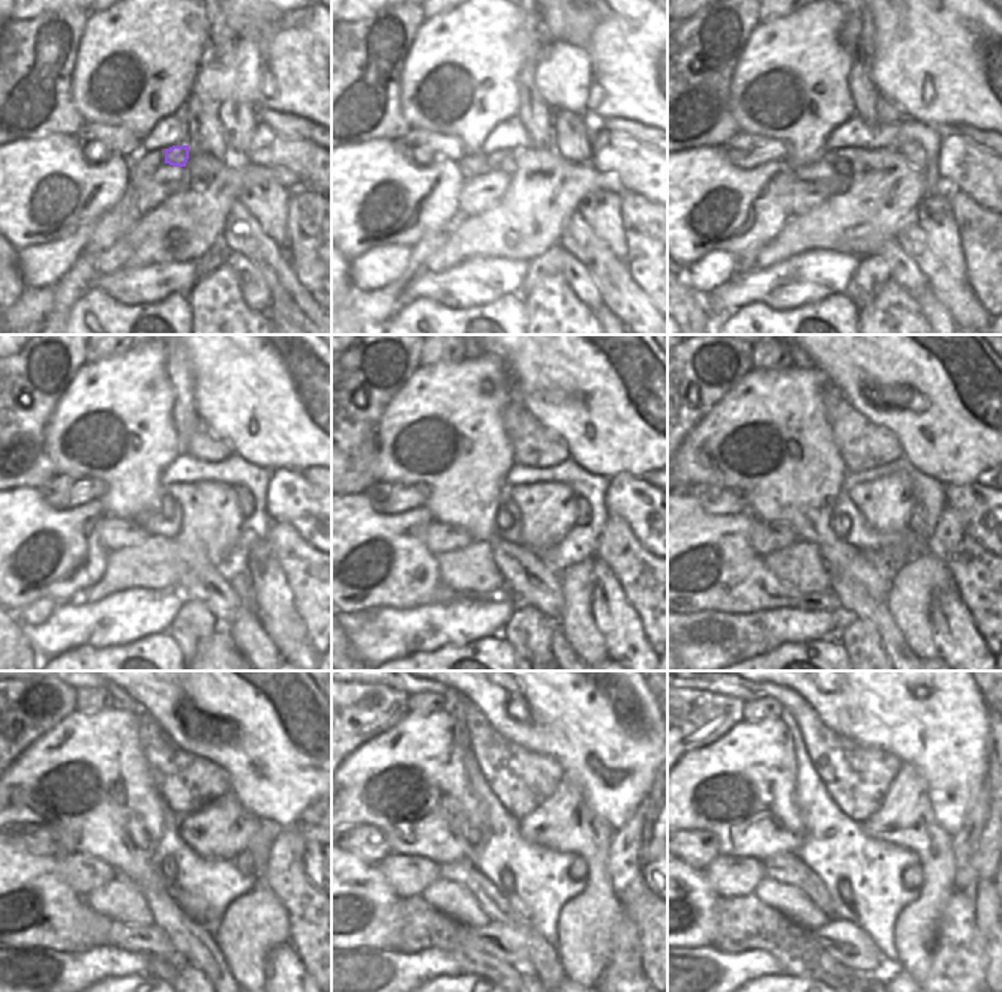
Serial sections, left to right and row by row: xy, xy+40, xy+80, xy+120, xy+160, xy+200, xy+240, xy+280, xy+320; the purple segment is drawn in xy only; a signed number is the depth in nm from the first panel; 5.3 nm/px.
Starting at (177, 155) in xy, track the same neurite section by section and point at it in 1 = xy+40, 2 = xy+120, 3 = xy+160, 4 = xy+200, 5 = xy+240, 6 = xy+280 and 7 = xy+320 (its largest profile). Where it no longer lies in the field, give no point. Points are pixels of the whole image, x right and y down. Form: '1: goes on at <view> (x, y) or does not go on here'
1: goes on at xy+40 (507, 165)
2: goes on at xy+120 (168, 503)
3: goes on at xy+160 (503, 520)
4: goes on at xy+200 (839, 523)
5: goes on at xy+240 (168, 871)
6: goes on at xy+280 (506, 877)
7: goes on at xy+320 (843, 889)

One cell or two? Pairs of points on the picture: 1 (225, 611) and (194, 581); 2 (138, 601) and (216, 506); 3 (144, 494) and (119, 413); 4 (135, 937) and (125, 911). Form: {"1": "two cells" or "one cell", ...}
{"1": "one cell", "2": "two cells", "3": "one cell", "4": "two cells"}

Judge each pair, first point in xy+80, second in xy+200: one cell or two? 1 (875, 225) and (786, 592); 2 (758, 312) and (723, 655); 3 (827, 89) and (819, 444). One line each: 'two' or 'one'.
1: two
2: two
3: one

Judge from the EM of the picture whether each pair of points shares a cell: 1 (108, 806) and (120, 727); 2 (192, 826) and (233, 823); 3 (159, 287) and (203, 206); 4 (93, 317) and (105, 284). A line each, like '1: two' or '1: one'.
1: one
2: one
3: two
4: two

